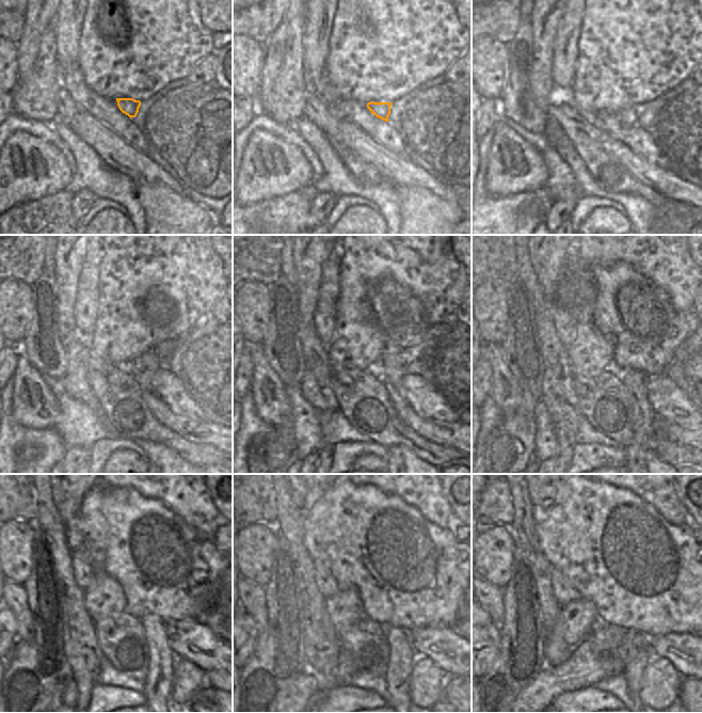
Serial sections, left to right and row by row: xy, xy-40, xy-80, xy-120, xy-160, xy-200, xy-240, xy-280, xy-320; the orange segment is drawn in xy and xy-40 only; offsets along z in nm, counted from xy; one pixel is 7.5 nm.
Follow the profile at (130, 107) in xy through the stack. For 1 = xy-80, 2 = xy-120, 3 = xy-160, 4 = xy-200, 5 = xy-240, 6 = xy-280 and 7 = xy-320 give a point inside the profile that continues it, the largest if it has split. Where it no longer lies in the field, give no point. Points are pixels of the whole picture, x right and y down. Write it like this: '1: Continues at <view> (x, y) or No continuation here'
1: Continues at xy-80 (626, 117)
2: Continues at xy-120 (147, 363)
3: Continues at xy-160 (391, 377)
4: Continues at xy-200 (643, 420)
5: Continues at xy-240 (159, 681)
6: Continues at xy-280 (401, 656)
7: Continues at xy-320 (634, 670).

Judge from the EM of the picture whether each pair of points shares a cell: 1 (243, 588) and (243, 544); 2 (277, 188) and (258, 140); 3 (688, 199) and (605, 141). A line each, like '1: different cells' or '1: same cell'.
1: different cells
2: same cell
3: same cell

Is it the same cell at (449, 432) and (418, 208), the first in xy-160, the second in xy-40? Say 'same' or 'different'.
different

